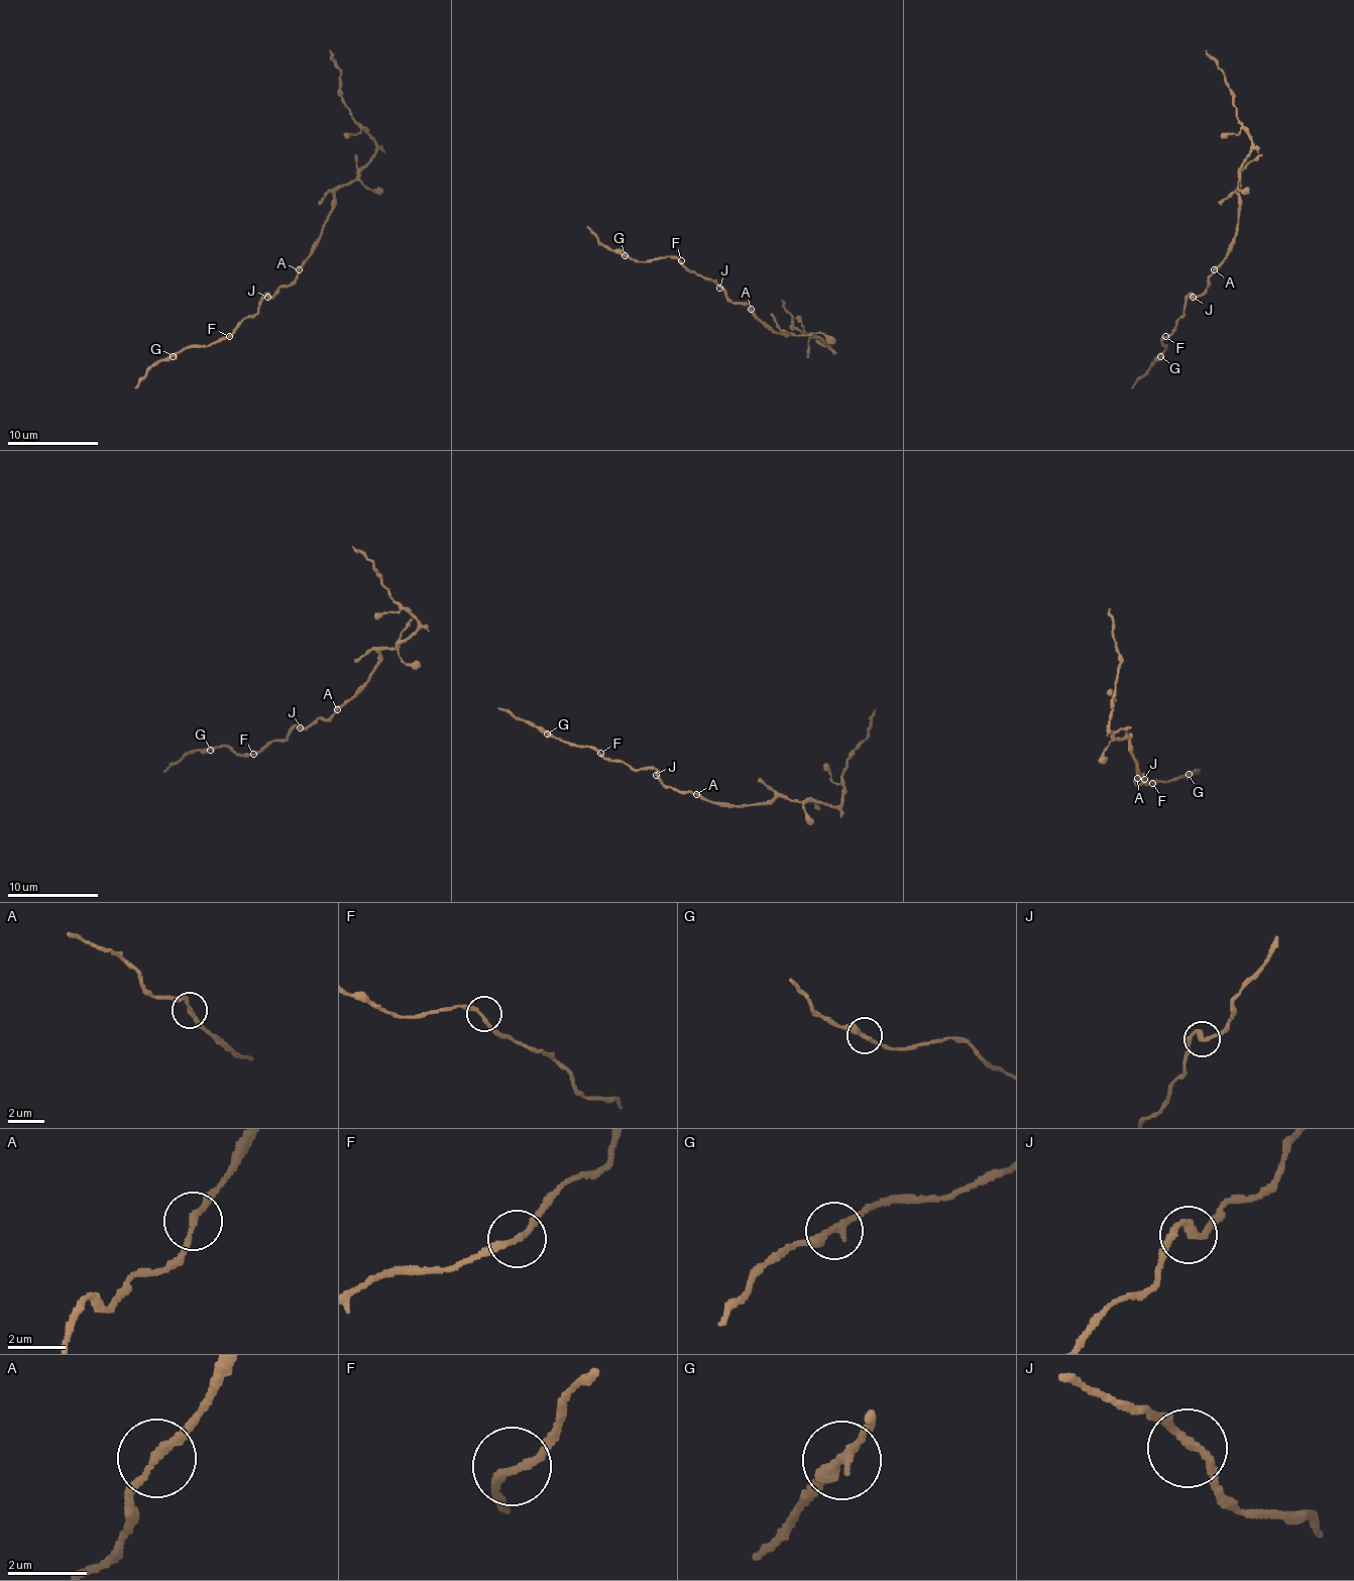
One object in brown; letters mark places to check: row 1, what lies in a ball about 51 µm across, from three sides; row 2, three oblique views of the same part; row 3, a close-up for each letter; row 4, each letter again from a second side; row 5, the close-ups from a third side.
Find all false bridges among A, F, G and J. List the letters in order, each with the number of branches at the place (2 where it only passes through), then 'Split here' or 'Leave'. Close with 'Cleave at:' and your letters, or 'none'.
A: Branches: 2. Split here
F: Branches: 2. Leave
G: Branches: 2. Leave
J: Branches: 2. Leave
Cleave at: A

